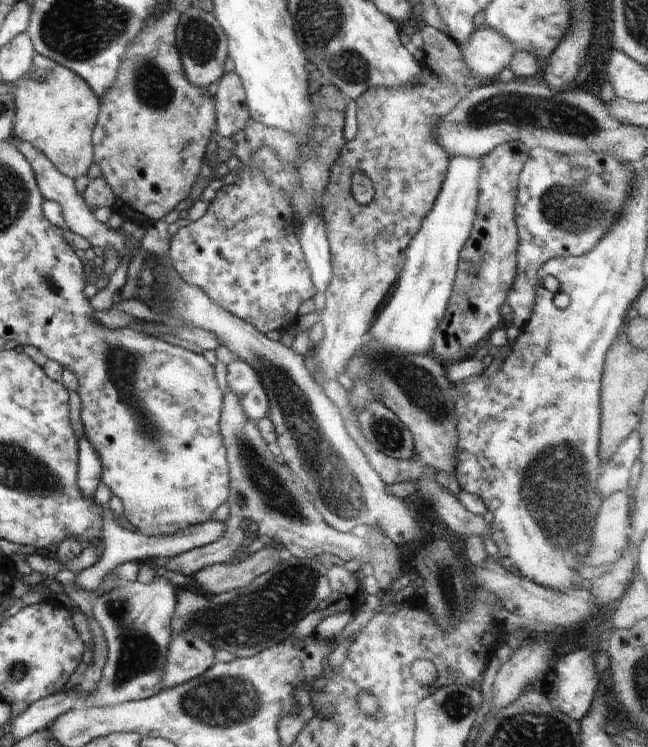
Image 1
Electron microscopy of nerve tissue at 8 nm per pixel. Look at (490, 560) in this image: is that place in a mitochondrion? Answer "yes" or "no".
no

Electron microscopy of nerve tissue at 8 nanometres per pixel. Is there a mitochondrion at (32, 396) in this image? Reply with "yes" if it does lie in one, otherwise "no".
no

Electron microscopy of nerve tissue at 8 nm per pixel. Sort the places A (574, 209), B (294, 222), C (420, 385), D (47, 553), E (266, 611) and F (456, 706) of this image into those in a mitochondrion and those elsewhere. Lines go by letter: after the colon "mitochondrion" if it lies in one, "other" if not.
A: mitochondrion
B: other
C: mitochondrion
D: other
E: mitochondrion
F: mitochondrion

